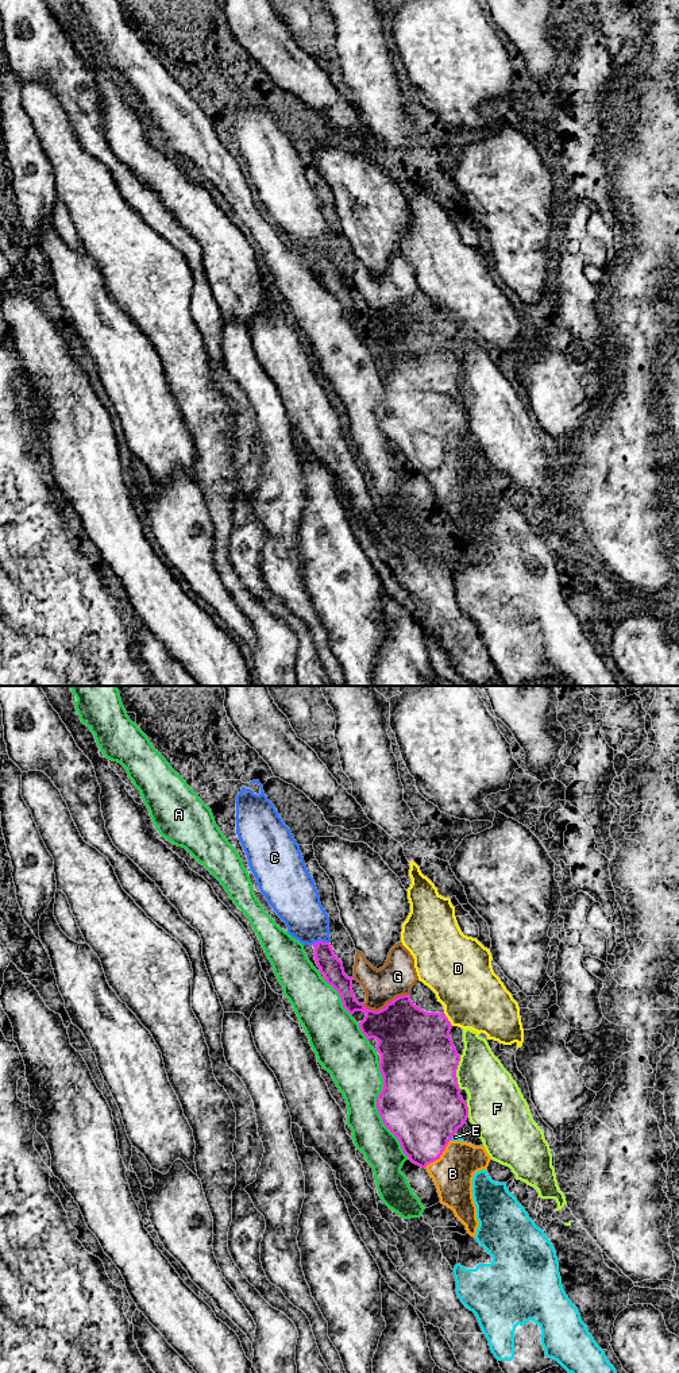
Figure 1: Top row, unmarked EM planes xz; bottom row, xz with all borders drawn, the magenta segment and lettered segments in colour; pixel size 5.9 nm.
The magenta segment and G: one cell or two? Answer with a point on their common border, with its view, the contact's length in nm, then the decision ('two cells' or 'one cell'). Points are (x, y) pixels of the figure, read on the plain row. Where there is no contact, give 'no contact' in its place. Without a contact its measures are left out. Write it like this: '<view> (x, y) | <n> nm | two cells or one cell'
xz (386, 315) | 280 nm | two cells

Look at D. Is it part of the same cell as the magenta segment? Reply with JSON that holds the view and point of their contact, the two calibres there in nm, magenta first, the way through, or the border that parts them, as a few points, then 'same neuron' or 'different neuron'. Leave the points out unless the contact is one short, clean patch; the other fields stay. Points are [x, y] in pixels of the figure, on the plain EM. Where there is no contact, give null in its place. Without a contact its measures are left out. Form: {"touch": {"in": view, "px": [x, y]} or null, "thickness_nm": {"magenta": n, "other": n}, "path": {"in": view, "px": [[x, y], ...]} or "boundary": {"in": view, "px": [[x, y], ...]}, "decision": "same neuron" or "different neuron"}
{"touch": {"in": "xz", "px": [447, 328]}, "thickness_nm": {"magenta": 420, "other": 380}, "boundary": {"in": "xz", "px": [[443, 321], [452, 334]]}, "decision": "different neuron"}

